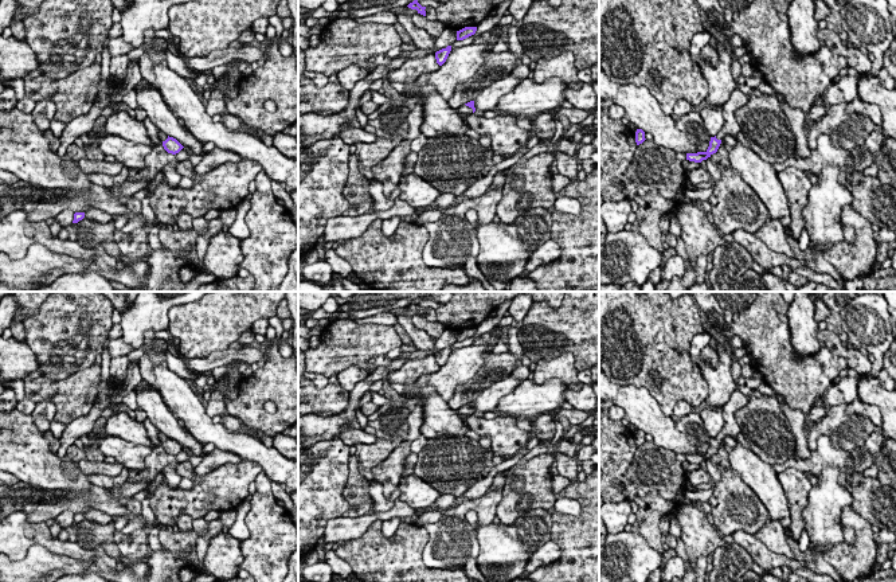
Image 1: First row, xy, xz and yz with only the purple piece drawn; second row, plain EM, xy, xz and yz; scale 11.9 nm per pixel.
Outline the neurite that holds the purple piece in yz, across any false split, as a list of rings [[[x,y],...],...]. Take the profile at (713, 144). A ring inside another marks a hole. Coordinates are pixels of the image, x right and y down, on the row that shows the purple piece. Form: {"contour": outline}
{"contour": [[[736,87],[729,99],[723,105],[723,116],[724,116],[724,125],[717,136],[711,137],[709,147],[705,152],[697,152],[697,153],[686,153],[686,160],[701,163],[703,160],[707,160],[713,153],[717,152],[721,140],[725,136],[733,136],[737,137],[740,132],[740,126],[736,121],[735,113],[736,110],[746,105],[750,99],[750,94],[743,93],[739,87]]]}

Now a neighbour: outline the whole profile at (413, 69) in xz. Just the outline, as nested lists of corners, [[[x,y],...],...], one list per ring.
[[[427,54],[423,58],[406,60],[399,69],[388,71],[386,77],[388,85],[391,82],[411,83],[423,73],[437,71],[439,67],[435,54]]]

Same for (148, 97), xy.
[[[142,79],[136,86],[137,103],[148,118],[169,137],[176,138],[189,153],[204,155],[203,144],[187,129],[180,125],[177,116],[164,102],[160,91],[148,81]]]

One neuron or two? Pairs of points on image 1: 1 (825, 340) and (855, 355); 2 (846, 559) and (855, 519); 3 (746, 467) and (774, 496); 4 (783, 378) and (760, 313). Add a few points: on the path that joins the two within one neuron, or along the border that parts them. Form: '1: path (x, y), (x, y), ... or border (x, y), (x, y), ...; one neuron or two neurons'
1: path (832, 342), (840, 350), (848, 352); one neuron
2: path (856, 550), (860, 546), (860, 528); one neuron
3: path (752, 473), (769, 489); one neuron
4: path (777, 362), (770, 352), (765, 329); one neuron

